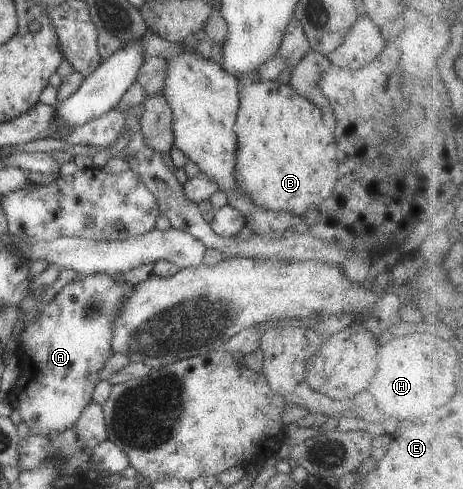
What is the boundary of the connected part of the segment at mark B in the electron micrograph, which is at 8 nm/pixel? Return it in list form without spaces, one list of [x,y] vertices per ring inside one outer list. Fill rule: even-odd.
[[[258,80],[241,84],[239,108],[234,131],[236,131],[236,181],[245,197],[257,208],[272,211],[288,211],[298,220],[304,211],[316,207],[328,199],[336,185],[337,145],[333,132],[324,126],[324,113],[318,105],[296,93],[292,87],[276,80]]]

